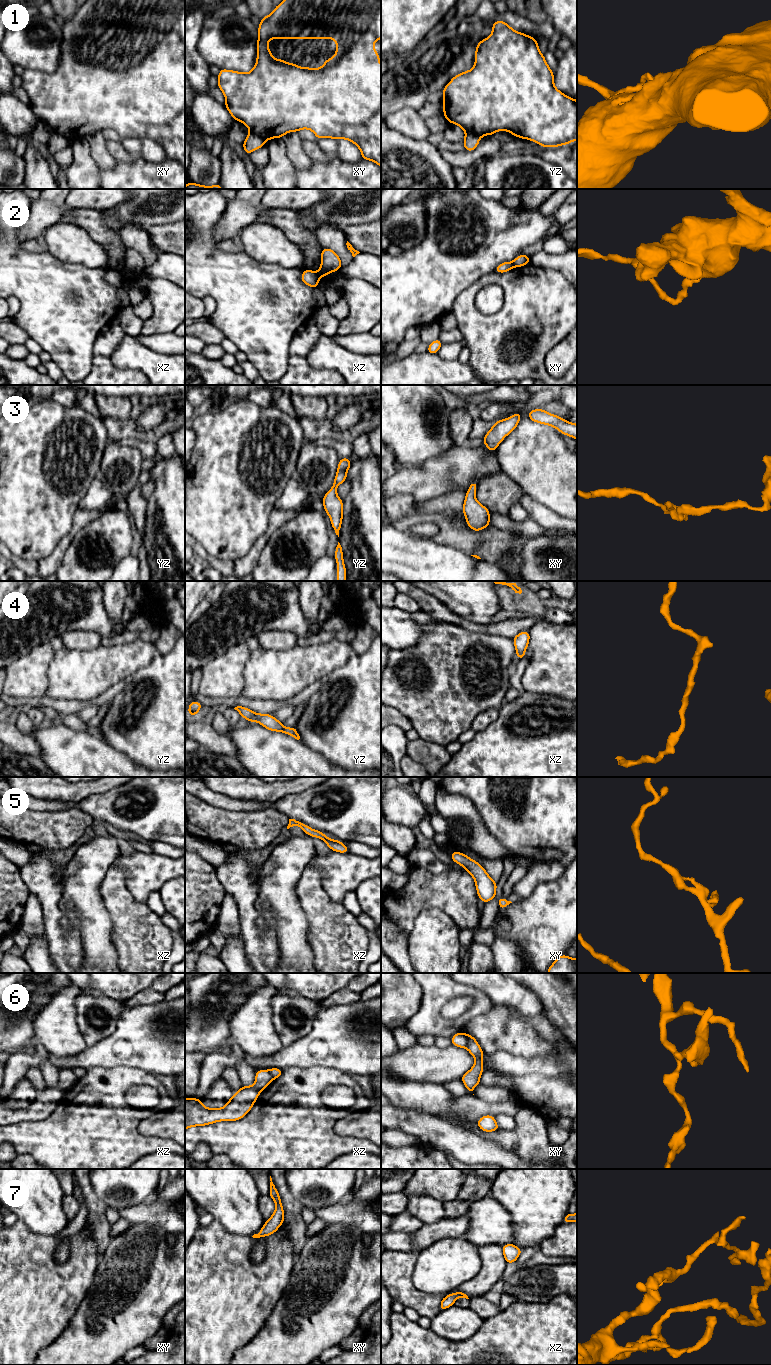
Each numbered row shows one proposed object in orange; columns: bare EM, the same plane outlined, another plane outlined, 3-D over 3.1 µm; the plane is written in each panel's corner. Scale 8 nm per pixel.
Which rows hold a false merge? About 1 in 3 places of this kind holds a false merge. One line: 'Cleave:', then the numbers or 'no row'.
Cleave: 1, 2, 6

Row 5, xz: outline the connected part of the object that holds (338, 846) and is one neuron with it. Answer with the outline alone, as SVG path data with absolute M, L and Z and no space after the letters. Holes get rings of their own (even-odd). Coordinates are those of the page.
M289 819L289 824L287 826L287 829L293 826L300 826L301 829L305 832L305 834L310 835L311 837L316 837L323 840L332 851L336 851L339 853L349 853L347 846L343 844L341 841L337 839L331 840L327 835L323 834L321 831L314 830L310 828L308 825L298 820Z

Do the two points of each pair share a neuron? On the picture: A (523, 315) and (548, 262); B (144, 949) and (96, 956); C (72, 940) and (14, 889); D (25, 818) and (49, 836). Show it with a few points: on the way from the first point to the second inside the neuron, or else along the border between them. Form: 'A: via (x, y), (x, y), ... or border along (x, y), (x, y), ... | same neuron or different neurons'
A: border along (530, 262), (536, 266), (556, 270), (566, 279) | different neurons
B: border along (112, 930), (112, 942), (118, 962) | different neurons
C: border along (20, 870), (20, 878), (30, 892) | different neurons
D: via (31, 824), (43, 830) | same neuron

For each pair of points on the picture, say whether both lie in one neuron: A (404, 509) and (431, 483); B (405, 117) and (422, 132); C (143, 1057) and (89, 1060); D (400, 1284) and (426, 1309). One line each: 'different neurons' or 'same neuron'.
A: different neurons
B: same neuron
C: same neuron
D: same neuron

